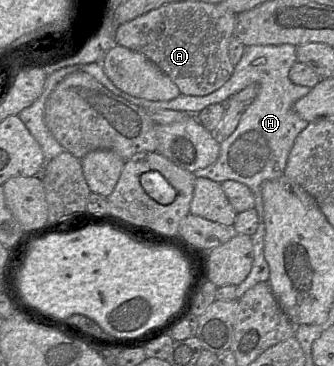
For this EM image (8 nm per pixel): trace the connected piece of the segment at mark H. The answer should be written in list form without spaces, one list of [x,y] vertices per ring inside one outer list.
[[[291,44],[246,46],[242,58],[234,67],[230,79],[218,90],[205,96],[180,94],[177,98],[170,101],[150,101],[134,97],[122,91],[105,74],[102,61],[85,65],[73,65],[57,70],[47,77],[40,97],[18,114],[18,117],[25,124],[29,132],[40,144],[44,154],[44,161],[35,176],[43,180],[50,161],[65,151],[64,147],[53,137],[45,124],[45,103],[57,84],[71,73],[85,72],[115,95],[145,110],[175,110],[188,114],[198,114],[211,104],[225,104],[229,98],[250,84],[258,84],[258,95],[253,103],[244,109],[236,130],[229,137],[220,139],[218,159],[212,165],[193,172],[195,178],[207,178],[220,184],[227,180],[243,183],[250,188],[254,195],[254,209],[258,215],[259,225],[256,232],[251,236],[253,244],[253,264],[251,271],[236,289],[236,298],[239,299],[248,289],[259,282],[268,281],[270,277],[269,265],[264,256],[265,223],[261,185],[265,181],[273,180],[283,175],[296,137],[309,124],[307,121],[301,119],[294,110],[294,104],[312,89],[296,85],[290,81],[289,71],[295,62],[297,62],[296,47]]]

